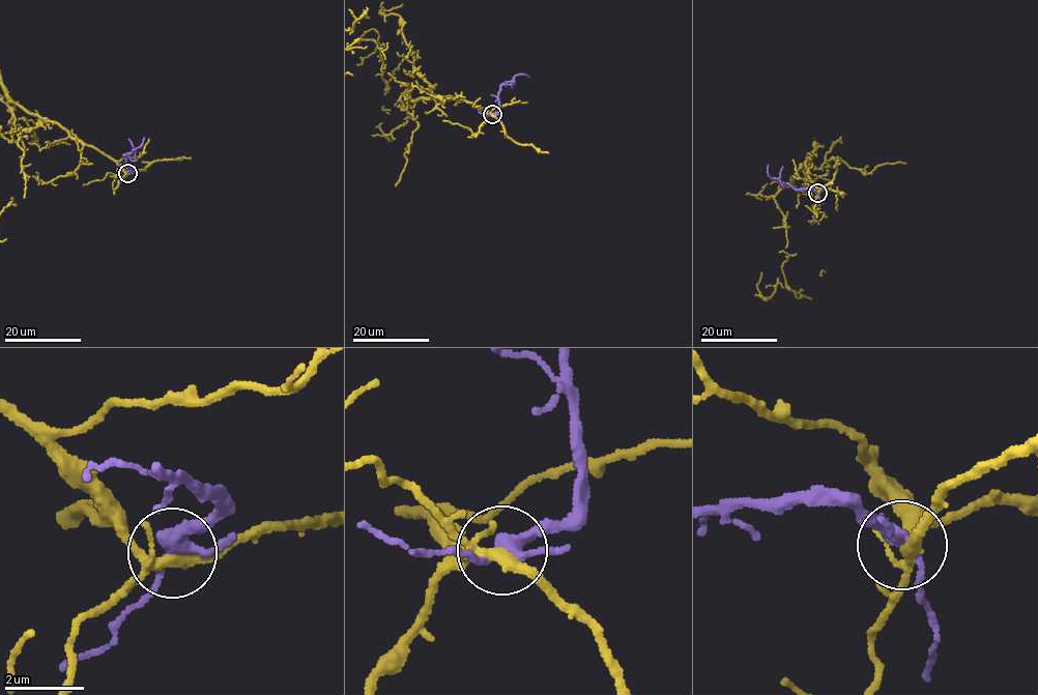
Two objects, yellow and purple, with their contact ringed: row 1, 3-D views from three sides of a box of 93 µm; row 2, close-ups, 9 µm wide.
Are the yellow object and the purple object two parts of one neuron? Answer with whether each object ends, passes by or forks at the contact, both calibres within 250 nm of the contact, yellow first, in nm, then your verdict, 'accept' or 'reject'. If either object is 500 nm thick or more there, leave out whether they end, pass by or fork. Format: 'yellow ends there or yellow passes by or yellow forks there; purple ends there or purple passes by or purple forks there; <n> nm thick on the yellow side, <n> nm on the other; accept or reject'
yellow forks there; purple forks there; 240 nm thick on the yellow side, 280 nm on the other; reject

